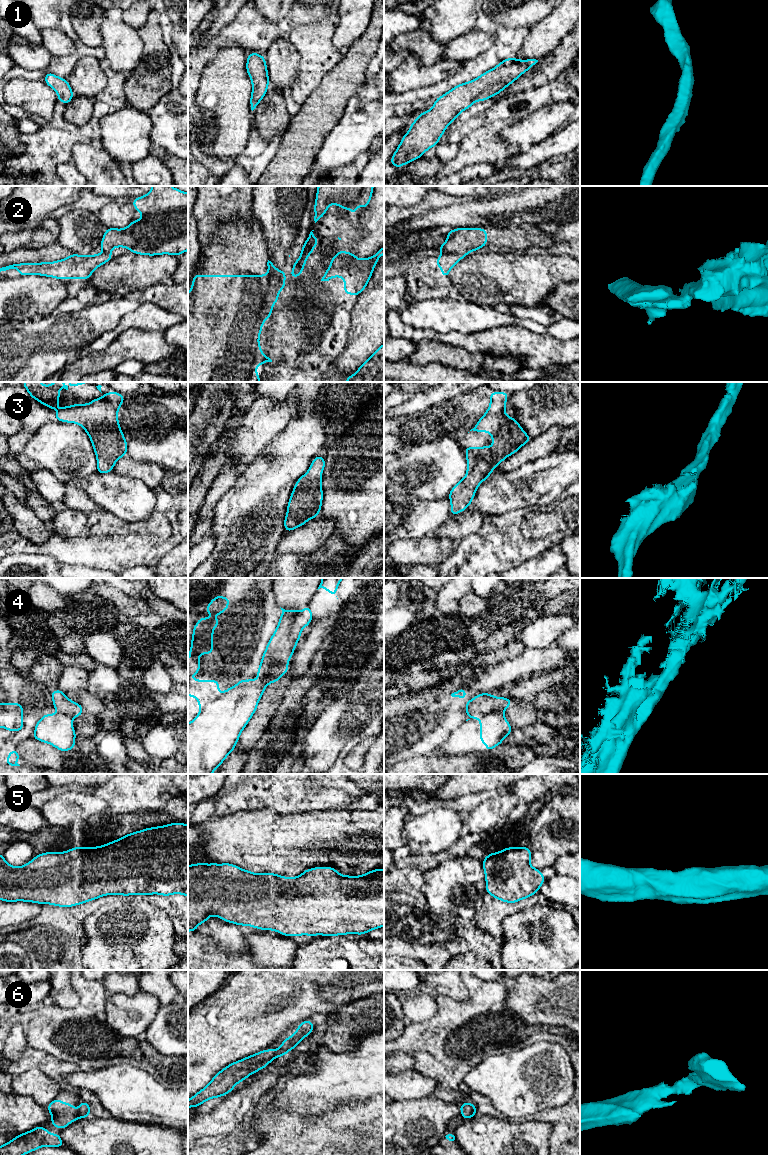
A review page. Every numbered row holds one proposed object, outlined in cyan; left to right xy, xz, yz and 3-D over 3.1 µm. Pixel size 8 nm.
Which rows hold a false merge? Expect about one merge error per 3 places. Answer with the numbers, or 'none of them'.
2

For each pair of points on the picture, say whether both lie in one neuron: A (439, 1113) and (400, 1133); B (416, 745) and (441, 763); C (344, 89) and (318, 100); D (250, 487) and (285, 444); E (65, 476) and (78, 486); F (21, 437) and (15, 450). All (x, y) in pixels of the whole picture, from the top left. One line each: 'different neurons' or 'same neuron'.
A: same neuron
B: different neurons
C: same neuron
D: same neuron
E: different neurons
F: same neuron

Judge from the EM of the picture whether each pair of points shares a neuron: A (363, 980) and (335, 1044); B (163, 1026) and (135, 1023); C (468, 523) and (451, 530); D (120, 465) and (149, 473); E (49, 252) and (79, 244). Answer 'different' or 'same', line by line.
A: different
B: different
C: same
D: same
E: different

